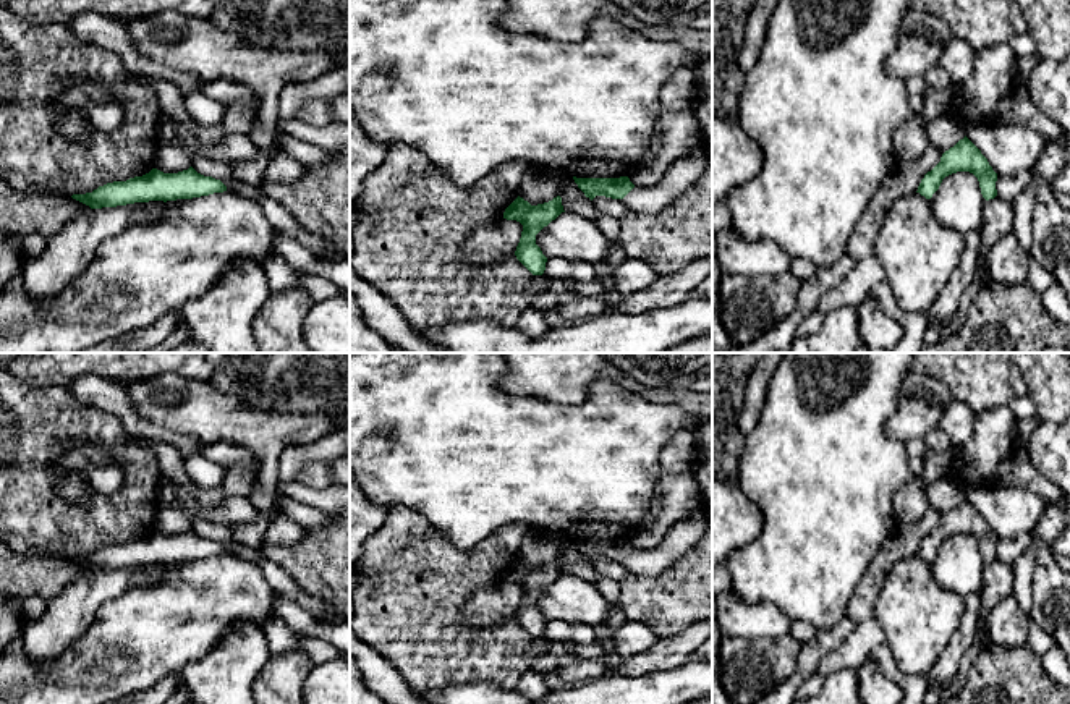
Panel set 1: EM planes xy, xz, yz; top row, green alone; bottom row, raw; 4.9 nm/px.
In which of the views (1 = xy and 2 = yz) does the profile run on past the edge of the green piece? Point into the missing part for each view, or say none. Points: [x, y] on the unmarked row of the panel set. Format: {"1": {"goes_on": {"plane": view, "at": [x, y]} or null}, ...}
{"1": {"goes_on": null}, "2": {"goes_on": null}}

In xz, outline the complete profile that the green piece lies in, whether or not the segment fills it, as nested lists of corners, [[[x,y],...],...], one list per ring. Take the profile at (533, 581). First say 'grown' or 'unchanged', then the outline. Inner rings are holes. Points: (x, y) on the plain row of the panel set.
unchanged; [[[518,558],[503,575],[503,581],[516,583],[523,587],[515,618],[533,638],[542,638],[547,625],[547,620],[536,607],[536,597],[562,575],[565,573],[560,558],[537,568],[531,568]]]

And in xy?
unchanged; [[[189,529],[178,536],[152,531],[142,539],[107,545],[92,555],[73,557],[71,560],[91,571],[102,571],[149,563],[193,562],[223,553],[227,549],[220,542],[204,539]]]

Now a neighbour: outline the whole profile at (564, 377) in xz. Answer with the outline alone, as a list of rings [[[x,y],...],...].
[[[500,353],[507,372],[500,387],[518,397],[555,403],[584,401],[594,382],[609,371],[604,353]]]

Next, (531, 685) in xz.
[[[533,670],[518,676],[512,686],[528,699],[541,699],[549,693],[542,673]]]

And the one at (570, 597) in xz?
[[[562,575],[555,583],[536,597],[536,607],[547,621],[571,621],[583,625],[607,623],[610,613],[618,609],[607,600],[594,583],[575,575]]]

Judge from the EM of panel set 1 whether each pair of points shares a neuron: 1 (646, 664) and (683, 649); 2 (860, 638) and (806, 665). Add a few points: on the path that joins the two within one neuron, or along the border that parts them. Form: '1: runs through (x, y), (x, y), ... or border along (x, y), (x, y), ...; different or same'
1: runs through (656, 659), (674, 651); same
2: border along (853, 627), (853, 631), (821, 661), (816, 672); different

